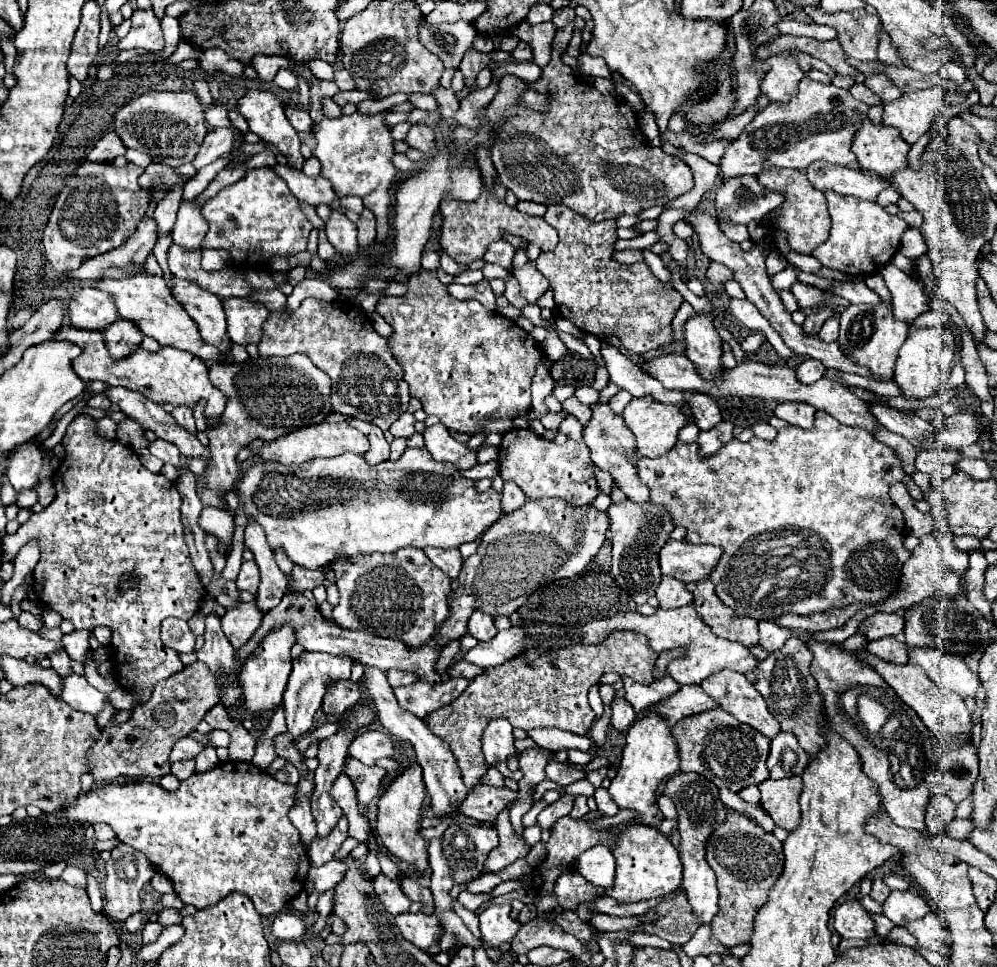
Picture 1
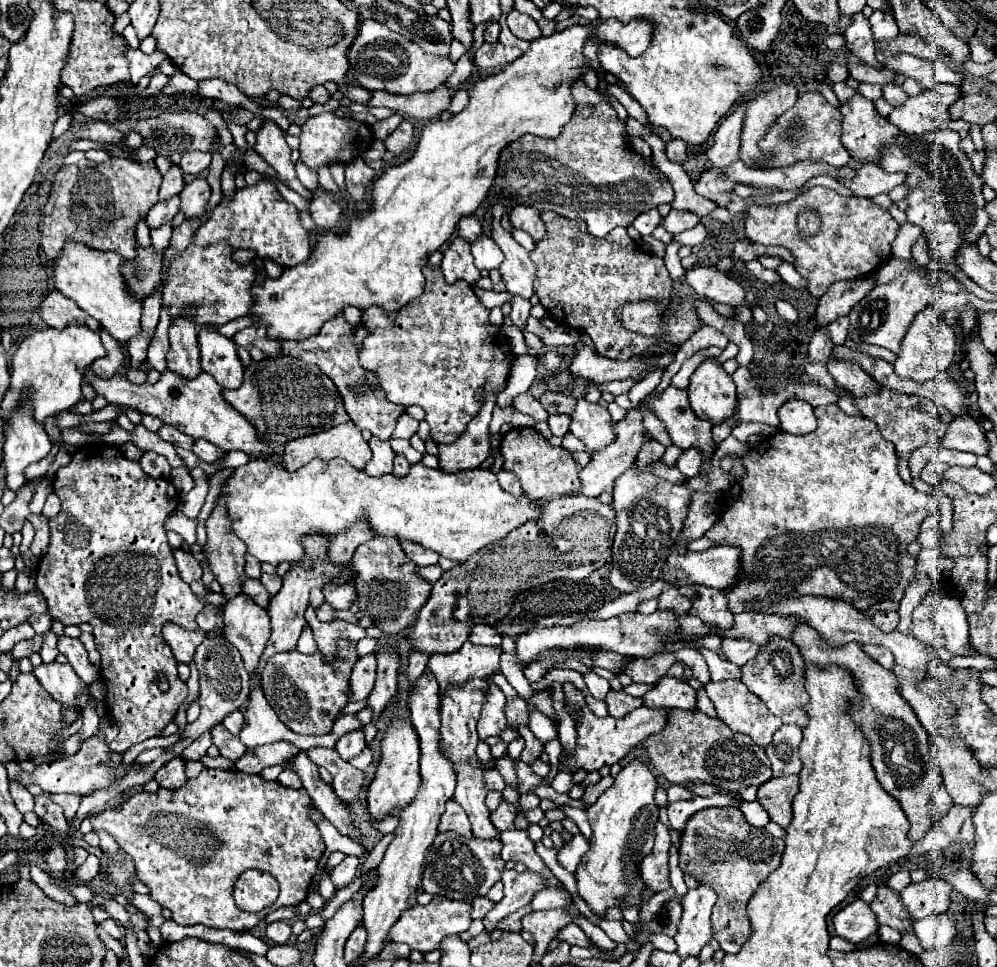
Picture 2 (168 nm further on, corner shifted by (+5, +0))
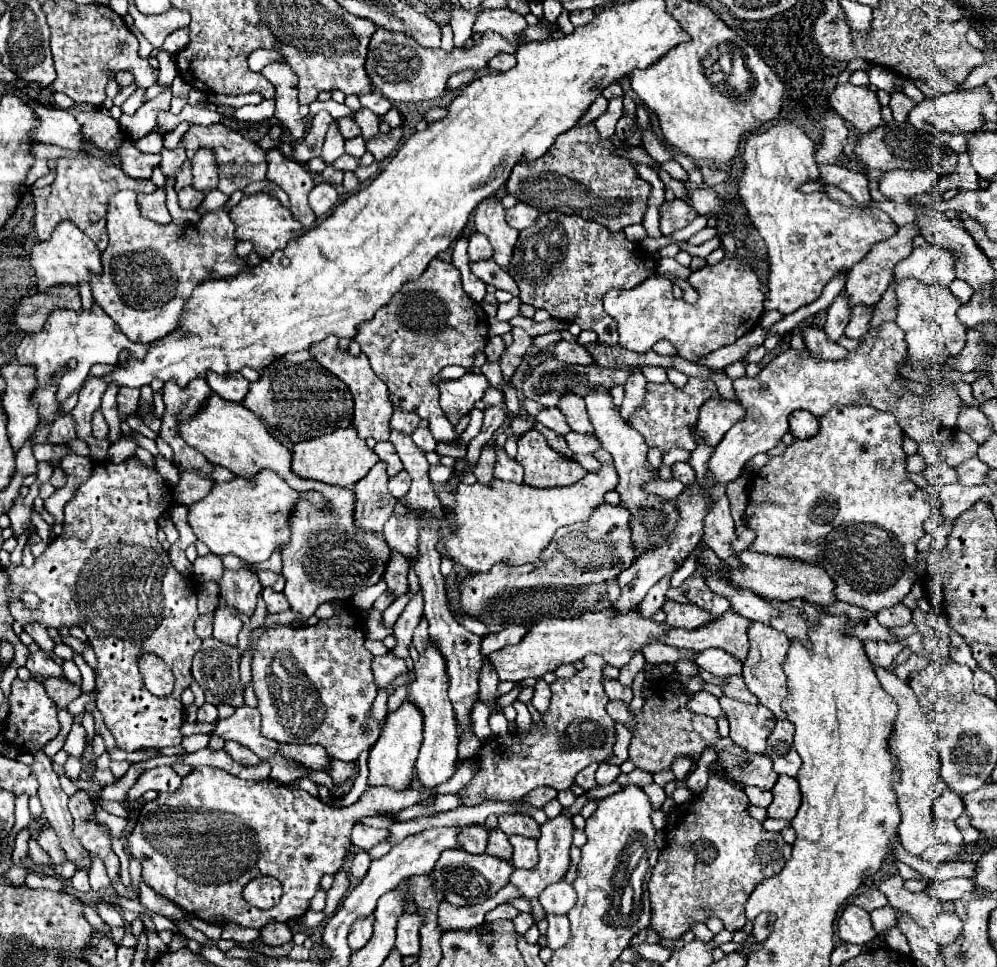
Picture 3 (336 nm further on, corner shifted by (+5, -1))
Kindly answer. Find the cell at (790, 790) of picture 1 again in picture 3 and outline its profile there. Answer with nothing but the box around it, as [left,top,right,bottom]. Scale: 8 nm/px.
[768,776,800,820]

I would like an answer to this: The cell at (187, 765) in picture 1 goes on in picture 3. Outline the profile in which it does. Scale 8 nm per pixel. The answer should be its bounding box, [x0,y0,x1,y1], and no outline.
[128,766,182,800]

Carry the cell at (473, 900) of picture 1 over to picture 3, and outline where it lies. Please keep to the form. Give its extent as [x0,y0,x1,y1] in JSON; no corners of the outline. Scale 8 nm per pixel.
[486,904,520,920]

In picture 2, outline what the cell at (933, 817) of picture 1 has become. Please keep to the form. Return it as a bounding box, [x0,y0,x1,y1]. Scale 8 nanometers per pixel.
[930,789,952,821]

